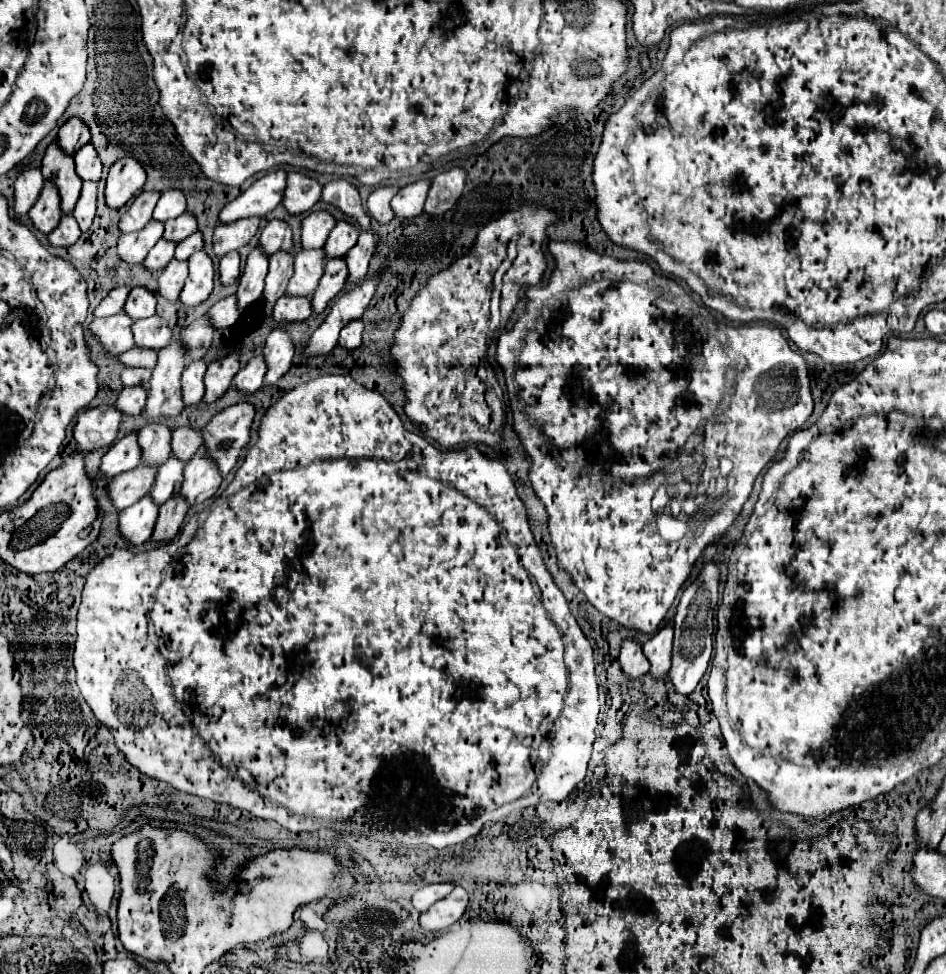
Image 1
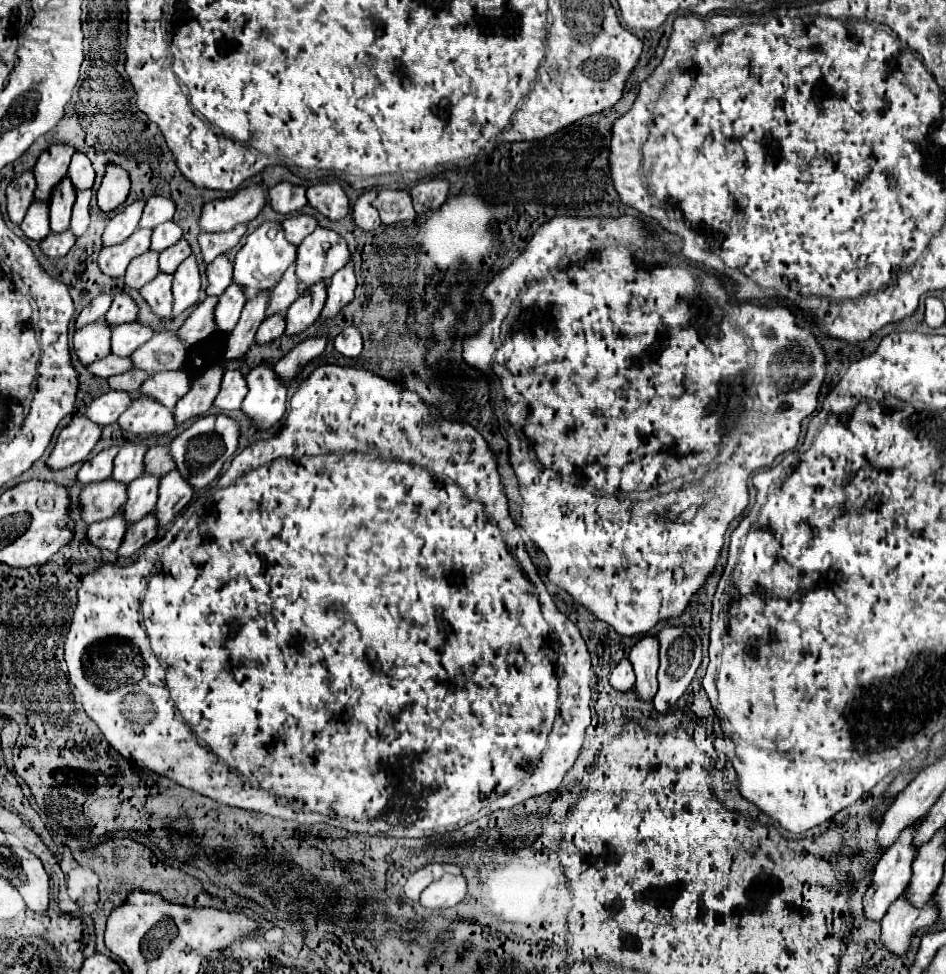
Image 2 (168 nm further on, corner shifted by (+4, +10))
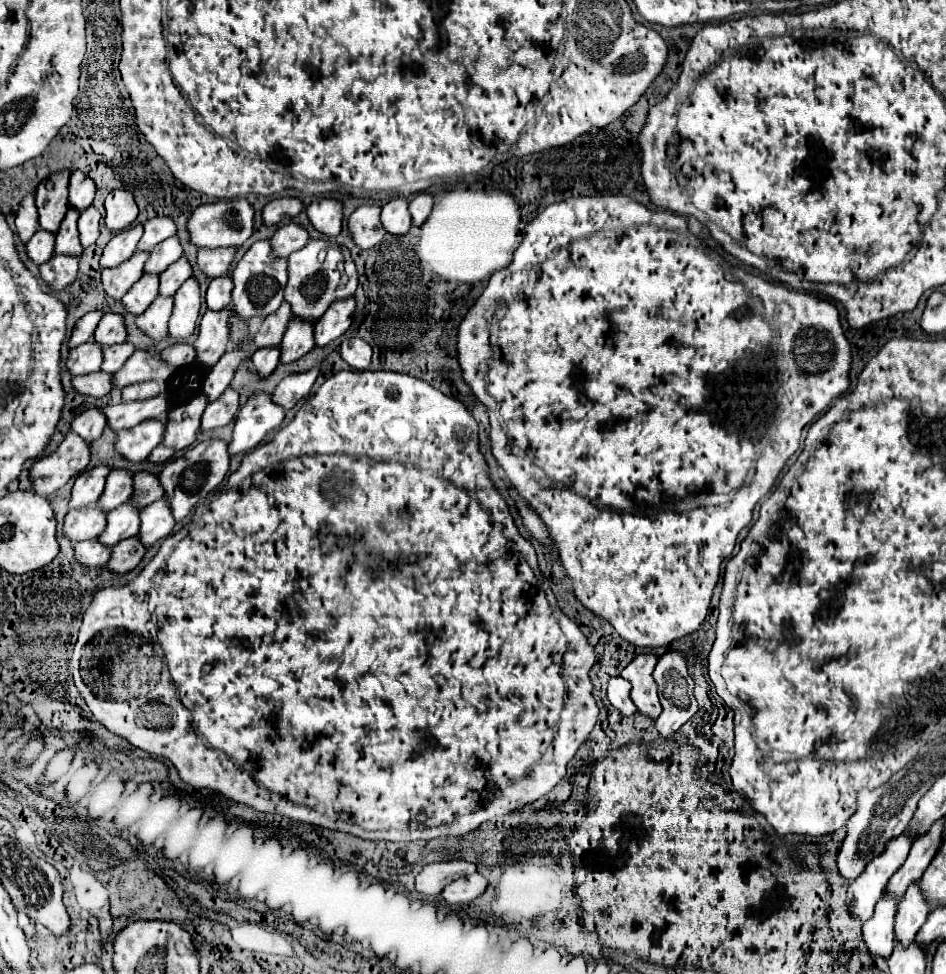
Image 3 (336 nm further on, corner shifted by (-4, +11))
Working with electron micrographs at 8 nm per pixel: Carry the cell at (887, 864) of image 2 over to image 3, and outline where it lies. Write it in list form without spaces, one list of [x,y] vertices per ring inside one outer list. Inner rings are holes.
[[[882,896],[876,904],[872,920],[862,926],[862,940],[866,942],[870,956],[888,958],[894,950],[894,914],[896,914],[896,900],[890,896]]]

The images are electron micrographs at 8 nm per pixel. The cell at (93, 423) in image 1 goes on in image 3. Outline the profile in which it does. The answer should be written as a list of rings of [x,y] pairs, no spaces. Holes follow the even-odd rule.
[[[66,434],[60,446],[40,456],[28,470],[32,490],[40,496],[50,496],[62,488],[70,478],[78,476],[90,460],[90,446],[76,434]]]

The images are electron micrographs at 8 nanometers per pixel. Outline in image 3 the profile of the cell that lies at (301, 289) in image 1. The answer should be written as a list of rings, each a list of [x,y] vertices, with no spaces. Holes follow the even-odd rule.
[[[282,302],[282,306],[272,312],[272,316],[266,316],[260,330],[256,332],[254,336],[254,348],[268,348],[268,346],[278,346],[286,328],[288,328],[288,322],[290,322],[290,304]]]

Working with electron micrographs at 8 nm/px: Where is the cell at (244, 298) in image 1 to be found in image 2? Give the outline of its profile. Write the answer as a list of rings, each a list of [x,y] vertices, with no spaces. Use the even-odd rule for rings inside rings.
[[[232,283],[224,295],[220,297],[214,317],[216,317],[216,327],[222,333],[230,333],[236,325],[236,321],[240,319],[240,311],[246,305],[246,297],[244,297],[244,289],[240,289],[240,285]]]

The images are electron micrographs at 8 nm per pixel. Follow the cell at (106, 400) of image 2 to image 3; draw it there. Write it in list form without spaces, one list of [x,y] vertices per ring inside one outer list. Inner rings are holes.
[[[90,408],[84,410],[82,414],[78,414],[72,424],[70,424],[70,432],[78,434],[80,438],[84,438],[86,442],[94,442],[102,436],[102,430],[106,428],[106,418],[98,408]]]

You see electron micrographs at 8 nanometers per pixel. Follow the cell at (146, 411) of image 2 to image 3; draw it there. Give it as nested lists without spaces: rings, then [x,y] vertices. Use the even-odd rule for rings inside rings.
[[[146,420],[134,428],[120,430],[116,454],[128,462],[142,462],[162,442],[164,424],[160,420]]]

